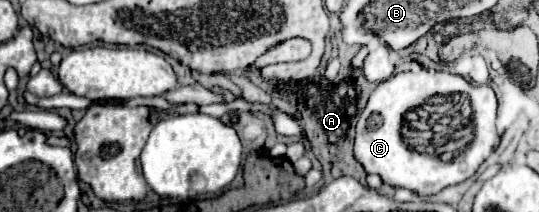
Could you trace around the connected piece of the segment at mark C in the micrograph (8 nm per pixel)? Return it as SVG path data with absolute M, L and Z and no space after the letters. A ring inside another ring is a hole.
M422 68L420 72L396 74L390 80L378 84L356 124L354 156L366 174L378 174L390 186L408 188L416 190L420 196L430 196L446 186L460 184L474 176L478 166L494 150L496 138L496 94L490 86L472 84L450 72ZM432 96L450 98L452 106L438 108L450 118L448 142L438 148L416 144L416 138L428 138L426 132L416 128L414 134L406 132L406 126L412 124L412 120L408 120L410 112L420 110Z

